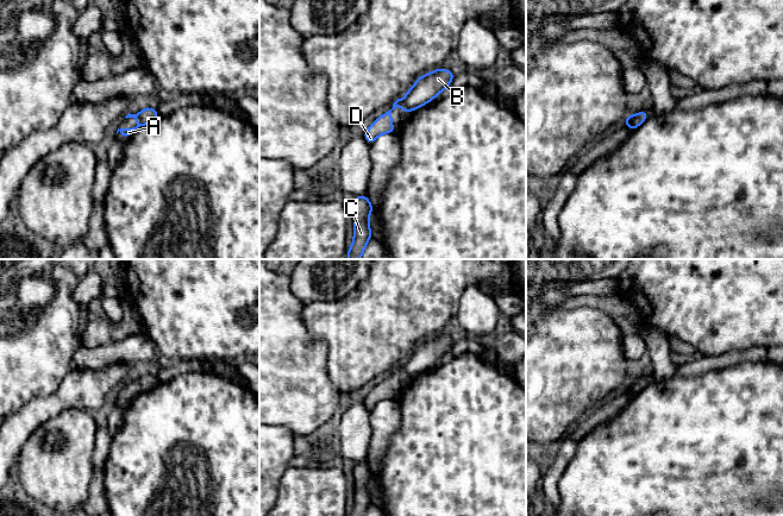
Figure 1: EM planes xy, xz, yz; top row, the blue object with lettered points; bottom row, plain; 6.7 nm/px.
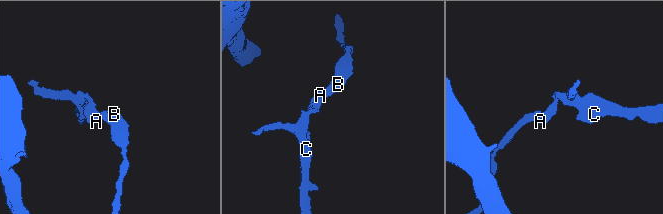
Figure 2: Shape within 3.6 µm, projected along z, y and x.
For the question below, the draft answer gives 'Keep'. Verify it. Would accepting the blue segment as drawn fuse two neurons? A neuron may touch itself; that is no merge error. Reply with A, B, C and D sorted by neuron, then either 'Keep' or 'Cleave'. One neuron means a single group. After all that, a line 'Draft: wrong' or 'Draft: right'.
Groups: A C D / B. Cleave
Draft: wrong

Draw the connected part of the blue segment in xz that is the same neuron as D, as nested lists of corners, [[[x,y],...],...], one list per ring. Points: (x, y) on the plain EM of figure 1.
[[[397,365],[393,370],[393,375],[388,378],[386,378],[383,382],[378,383],[364,398],[363,403],[365,407],[371,411],[378,402],[383,399],[396,399],[397,395],[393,395],[393,384],[392,384],[392,377],[395,376],[397,372],[402,372],[403,380],[407,380],[411,378],[411,376],[406,372],[403,366]]]

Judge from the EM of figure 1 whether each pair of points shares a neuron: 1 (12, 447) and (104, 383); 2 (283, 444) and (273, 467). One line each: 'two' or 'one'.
1: one
2: one

